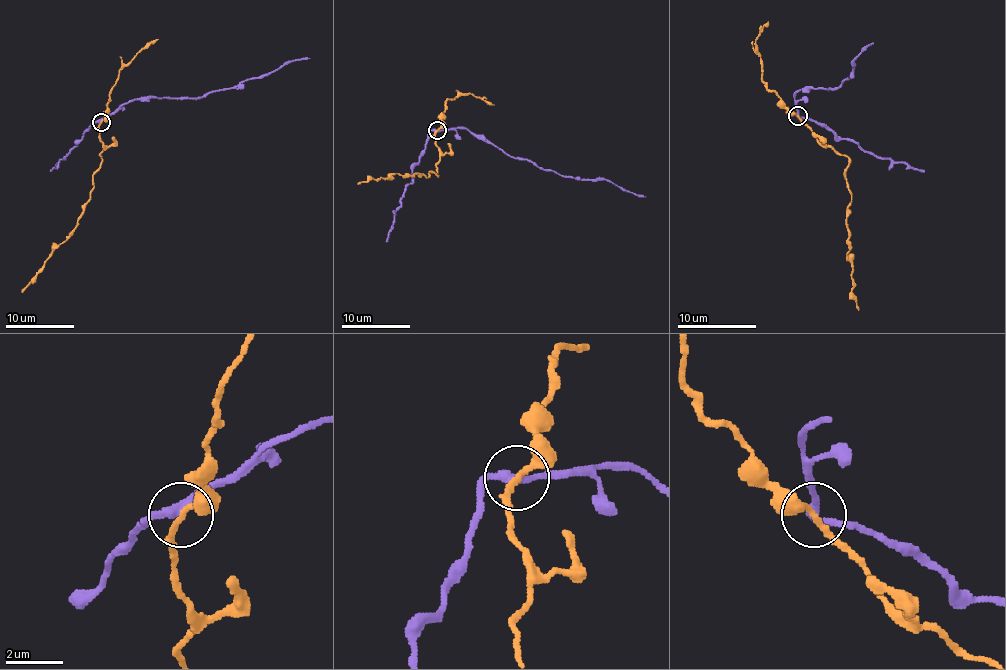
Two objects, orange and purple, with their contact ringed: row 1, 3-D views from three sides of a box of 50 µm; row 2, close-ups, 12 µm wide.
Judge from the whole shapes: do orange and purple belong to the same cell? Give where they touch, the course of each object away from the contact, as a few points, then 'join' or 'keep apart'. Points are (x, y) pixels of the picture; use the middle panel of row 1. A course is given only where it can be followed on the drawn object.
at (437, 130); orange runs (437, 130), (437, 175), (428, 173), (427, 178), (420, 173), (396, 173), (391, 178), (372, 178), (358, 183); purple runs (437, 130), (459, 128), (471, 132), (513, 157), (530, 159), (544, 169), (581, 180), (607, 180), (645, 197); keep apart

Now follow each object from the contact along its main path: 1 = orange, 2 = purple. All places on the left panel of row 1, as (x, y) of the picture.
1: (101, 121), (101, 166), (92, 176), (91, 197), (79, 224), (55, 248), (36, 278), (22, 291)
2: (101, 121), (135, 99), (201, 97), (208, 92), (237, 87), (245, 80), (271, 73), (292, 61), (309, 58)

